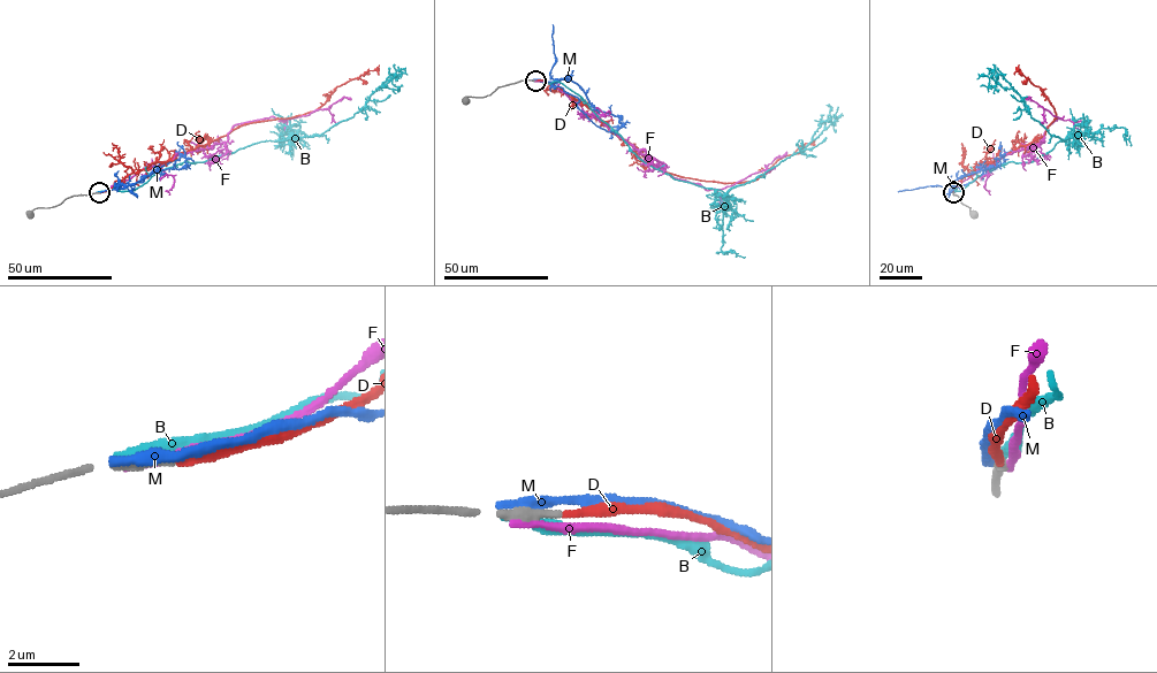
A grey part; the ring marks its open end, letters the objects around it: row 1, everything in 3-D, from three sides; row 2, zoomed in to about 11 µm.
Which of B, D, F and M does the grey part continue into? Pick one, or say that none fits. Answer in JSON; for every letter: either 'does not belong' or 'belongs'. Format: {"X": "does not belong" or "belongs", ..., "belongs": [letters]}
{"B": "does not belong", "D": "belongs", "F": "does not belong", "M": "does not belong", "belongs": ["D"]}

